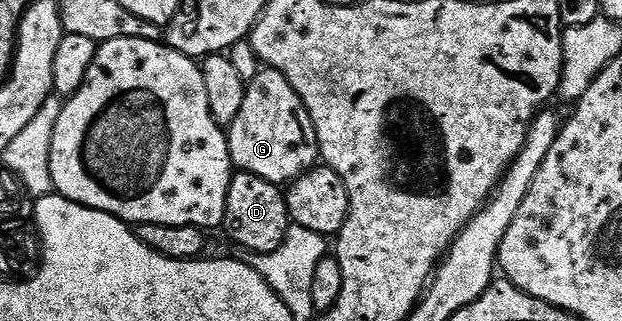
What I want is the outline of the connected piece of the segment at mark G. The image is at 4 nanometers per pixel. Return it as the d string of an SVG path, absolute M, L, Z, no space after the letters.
M265 68L254 80L247 82L242 111L238 111L238 119L234 119L234 123L227 126L226 132L233 166L239 172L258 175L281 187L301 177L306 170L313 168L321 160L314 123L294 87L290 87L288 80L277 69Z

